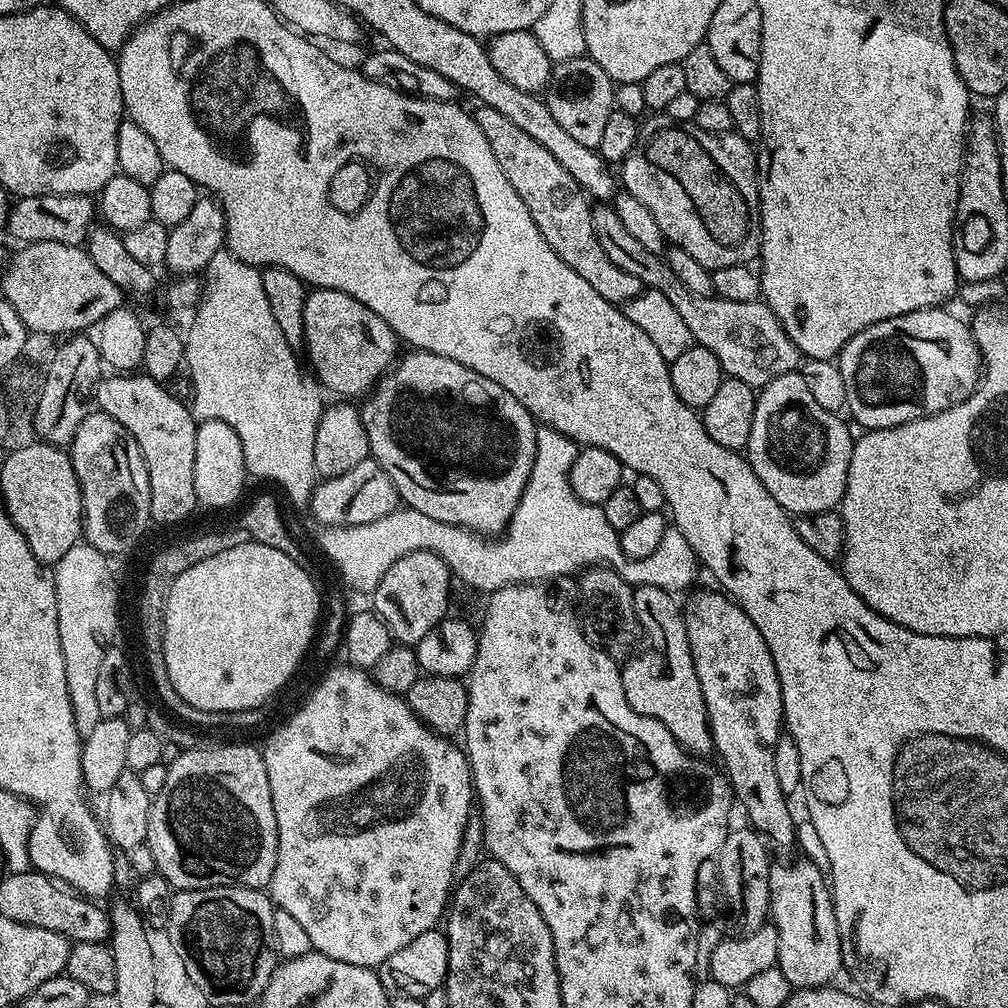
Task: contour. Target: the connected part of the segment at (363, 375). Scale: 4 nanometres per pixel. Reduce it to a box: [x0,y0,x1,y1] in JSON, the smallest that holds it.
[302,288,398,398]

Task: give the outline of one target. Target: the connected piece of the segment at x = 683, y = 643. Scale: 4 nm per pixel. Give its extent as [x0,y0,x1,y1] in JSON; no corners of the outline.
[620,586,713,757]

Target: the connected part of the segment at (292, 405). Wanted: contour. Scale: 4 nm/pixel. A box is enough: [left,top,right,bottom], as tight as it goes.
[184,250,326,505]

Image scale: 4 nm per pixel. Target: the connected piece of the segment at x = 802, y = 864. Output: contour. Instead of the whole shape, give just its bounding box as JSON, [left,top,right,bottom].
[768,859,844,989]

